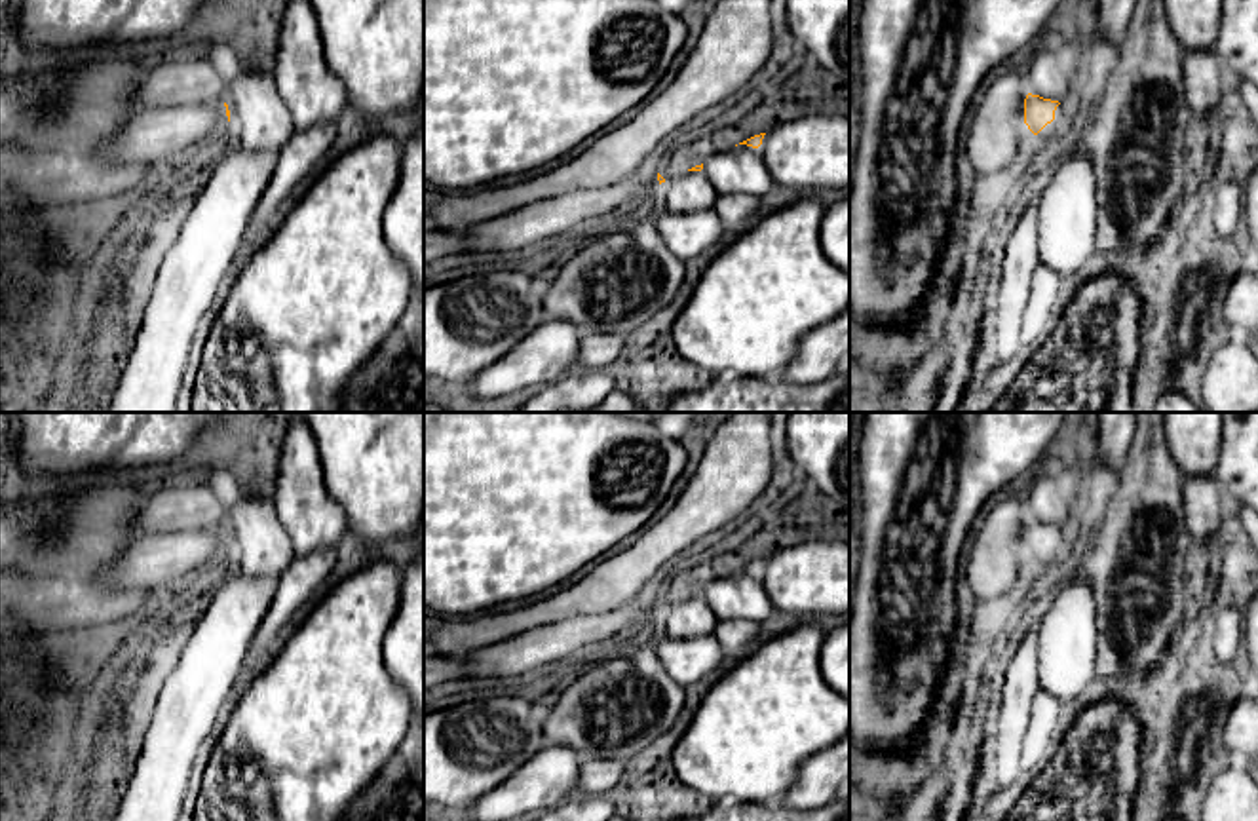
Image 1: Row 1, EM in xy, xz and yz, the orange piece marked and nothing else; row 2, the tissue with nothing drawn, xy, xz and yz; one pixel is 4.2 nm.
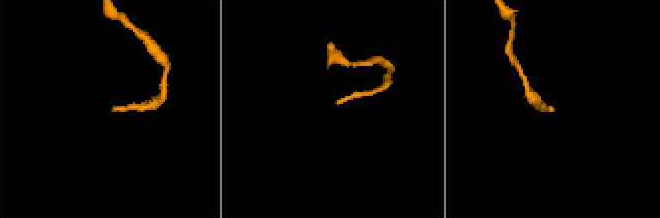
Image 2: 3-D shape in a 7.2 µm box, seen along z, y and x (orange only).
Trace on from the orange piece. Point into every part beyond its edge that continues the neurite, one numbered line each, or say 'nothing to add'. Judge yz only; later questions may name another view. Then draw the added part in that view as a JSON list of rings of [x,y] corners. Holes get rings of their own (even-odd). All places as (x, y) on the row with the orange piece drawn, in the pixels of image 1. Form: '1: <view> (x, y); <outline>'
1: yz (1061, 128); [[[1060,103],[1055,110],[1055,120],[1047,124],[1039,133],[1039,141],[1066,141],[1072,135],[1072,108]]]

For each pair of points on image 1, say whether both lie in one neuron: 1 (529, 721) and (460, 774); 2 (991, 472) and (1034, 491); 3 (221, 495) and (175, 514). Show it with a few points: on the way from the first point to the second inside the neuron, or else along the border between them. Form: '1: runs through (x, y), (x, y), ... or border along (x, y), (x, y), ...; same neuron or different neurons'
1: runs through (512, 728), (500, 734), (477, 757); same neuron
2: border along (1044, 468), (1023, 481); different neurons
3: runs through (209, 504), (187, 506); same neuron

